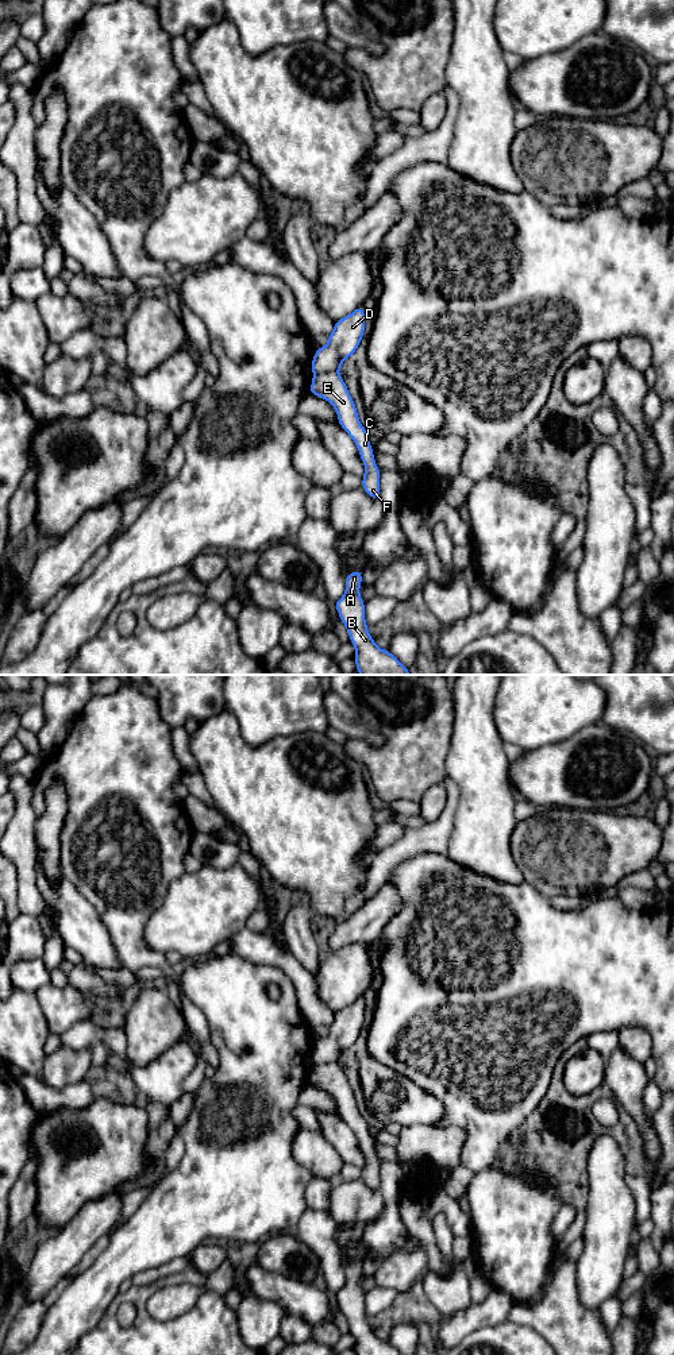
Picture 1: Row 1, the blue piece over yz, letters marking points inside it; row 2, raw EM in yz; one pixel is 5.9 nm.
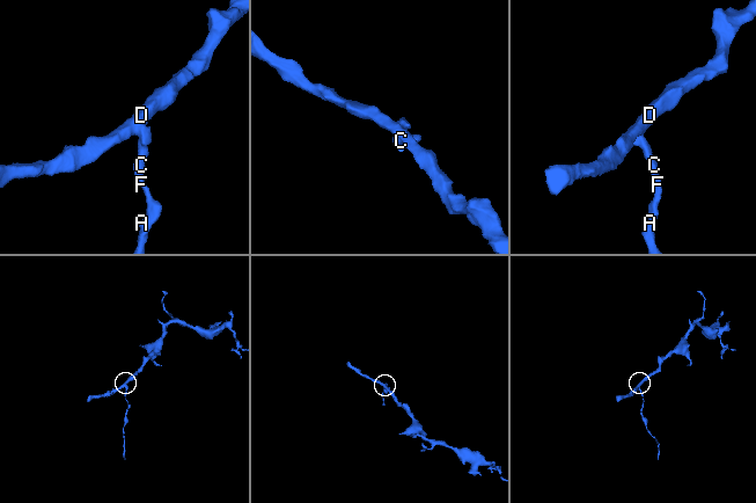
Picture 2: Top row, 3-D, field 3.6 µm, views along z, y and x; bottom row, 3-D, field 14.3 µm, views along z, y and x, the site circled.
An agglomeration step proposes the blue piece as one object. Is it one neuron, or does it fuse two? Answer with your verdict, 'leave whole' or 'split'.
split

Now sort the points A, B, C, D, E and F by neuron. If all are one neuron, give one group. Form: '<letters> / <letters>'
A B C E F / D

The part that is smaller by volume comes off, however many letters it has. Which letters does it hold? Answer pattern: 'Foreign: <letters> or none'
Foreign: A, B, C, E, F

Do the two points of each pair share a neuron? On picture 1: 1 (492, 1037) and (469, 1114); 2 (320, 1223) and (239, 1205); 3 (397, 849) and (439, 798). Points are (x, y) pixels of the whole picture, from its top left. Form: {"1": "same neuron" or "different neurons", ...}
{"1": "same neuron", "2": "different neurons", "3": "different neurons"}

